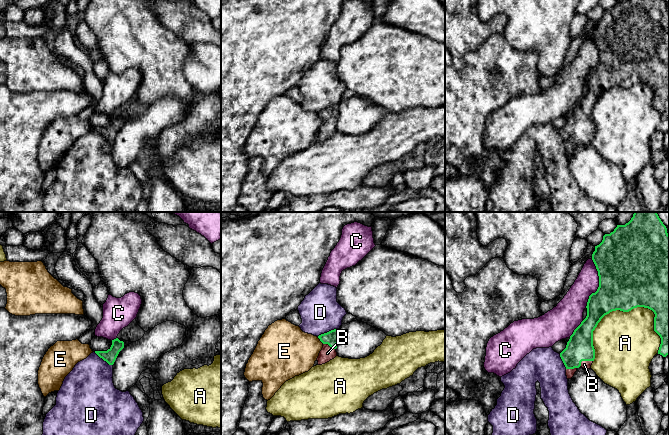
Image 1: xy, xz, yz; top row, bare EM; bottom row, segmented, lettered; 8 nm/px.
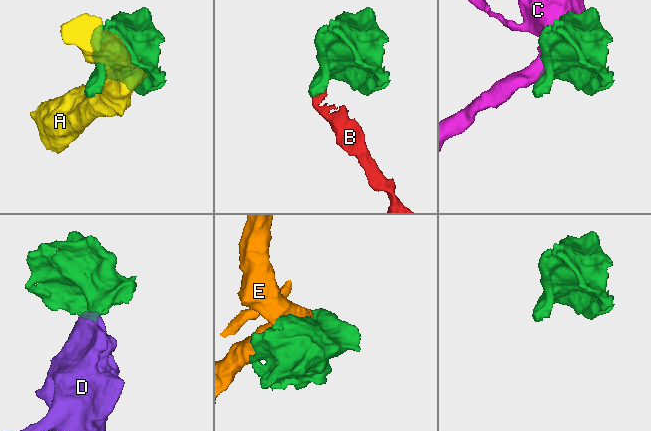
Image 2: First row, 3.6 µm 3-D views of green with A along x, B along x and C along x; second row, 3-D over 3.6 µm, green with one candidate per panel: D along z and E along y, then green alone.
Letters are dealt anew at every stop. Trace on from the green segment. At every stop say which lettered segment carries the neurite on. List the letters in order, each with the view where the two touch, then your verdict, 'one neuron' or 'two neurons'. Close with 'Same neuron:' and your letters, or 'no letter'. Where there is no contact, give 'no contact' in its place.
A: meets green in yz; two neurons
B: meets green in yz; one neuron
C: meets green in yz; two neurons
D: meets green in xz; two neurons
E: meets green in xz; two neurons
Same neuron: B

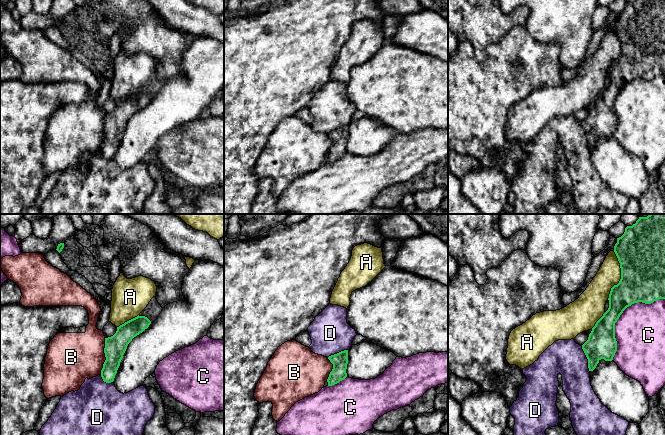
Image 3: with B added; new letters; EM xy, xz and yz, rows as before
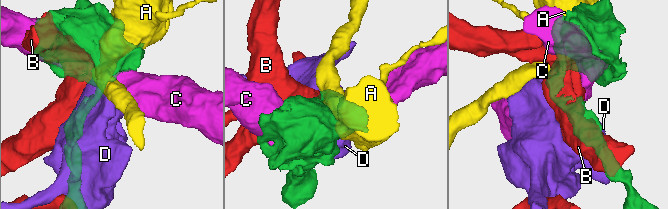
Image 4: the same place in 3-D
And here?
A: meets green in yz; two neurons
B: meets green in xy; two neurons
C: meets green in yz; two neurons
D: meets green in yz; two neurons
Same neuron: no letter

